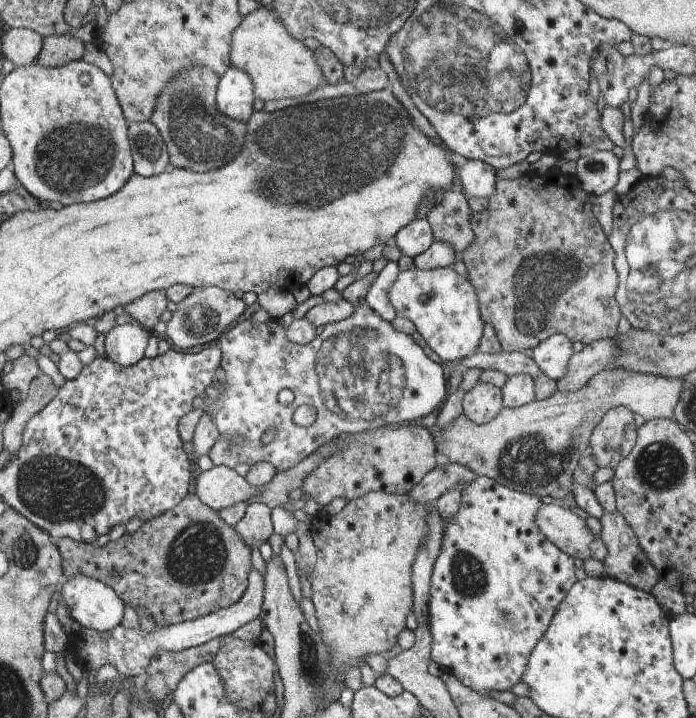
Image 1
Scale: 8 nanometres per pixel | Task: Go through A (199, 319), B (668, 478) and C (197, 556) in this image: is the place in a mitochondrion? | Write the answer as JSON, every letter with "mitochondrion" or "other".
{"A":"mitochondrion","B":"mitochondrion","C":"mitochondrion"}

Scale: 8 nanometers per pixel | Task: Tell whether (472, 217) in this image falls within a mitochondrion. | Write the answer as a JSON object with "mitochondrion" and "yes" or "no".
{"mitochondrion":"no"}

